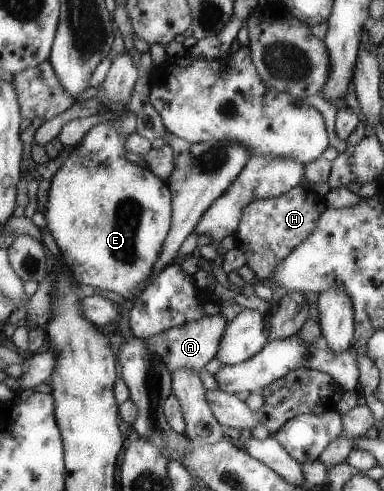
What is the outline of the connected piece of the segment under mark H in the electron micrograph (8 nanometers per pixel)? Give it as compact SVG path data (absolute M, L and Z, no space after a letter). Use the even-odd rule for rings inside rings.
M307 185L294 186L275 198L254 200L243 207L242 221L238 233L234 235L237 239L236 248L242 250L246 265L259 280L272 279L280 263L284 263L291 251L312 235L326 209L325 196L318 195Z

